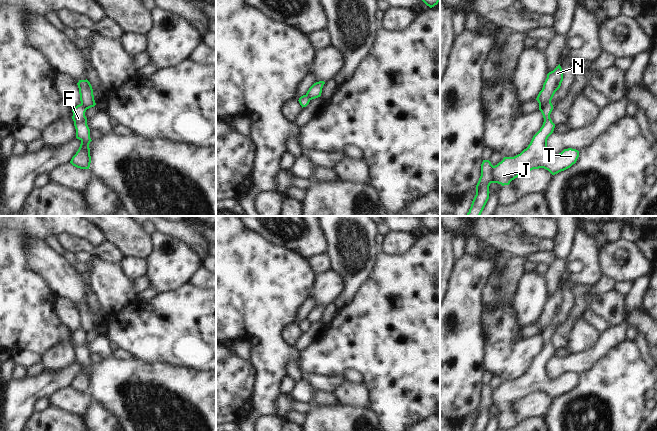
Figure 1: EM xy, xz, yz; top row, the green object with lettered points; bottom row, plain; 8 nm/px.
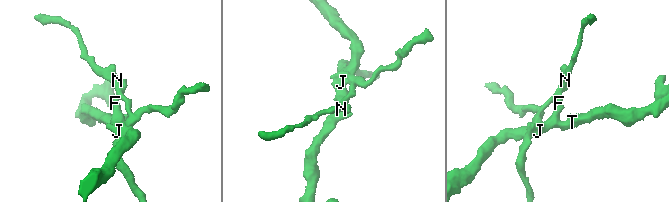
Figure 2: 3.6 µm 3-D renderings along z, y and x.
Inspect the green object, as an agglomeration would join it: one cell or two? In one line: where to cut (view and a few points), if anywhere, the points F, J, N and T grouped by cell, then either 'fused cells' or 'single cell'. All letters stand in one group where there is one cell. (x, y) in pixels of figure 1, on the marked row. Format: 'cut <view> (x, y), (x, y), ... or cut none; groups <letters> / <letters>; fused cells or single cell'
cut yz (494, 166), (491, 182); groups F J T / N; fused cells

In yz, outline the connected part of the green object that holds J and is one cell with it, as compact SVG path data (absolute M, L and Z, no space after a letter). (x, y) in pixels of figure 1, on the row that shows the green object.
M549 102L541 110L544 122L540 130L533 136L530 144L520 154L514 157L504 157L494 166L492 183L502 186L509 185L518 176L533 169L544 168L552 175L570 168L576 163L579 151L576 149L564 149L558 155L551 156L547 152L547 139L553 133L555 124L550 118L553 105Z

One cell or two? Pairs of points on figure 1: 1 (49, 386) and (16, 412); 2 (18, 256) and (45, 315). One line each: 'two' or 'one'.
1: one
2: one

